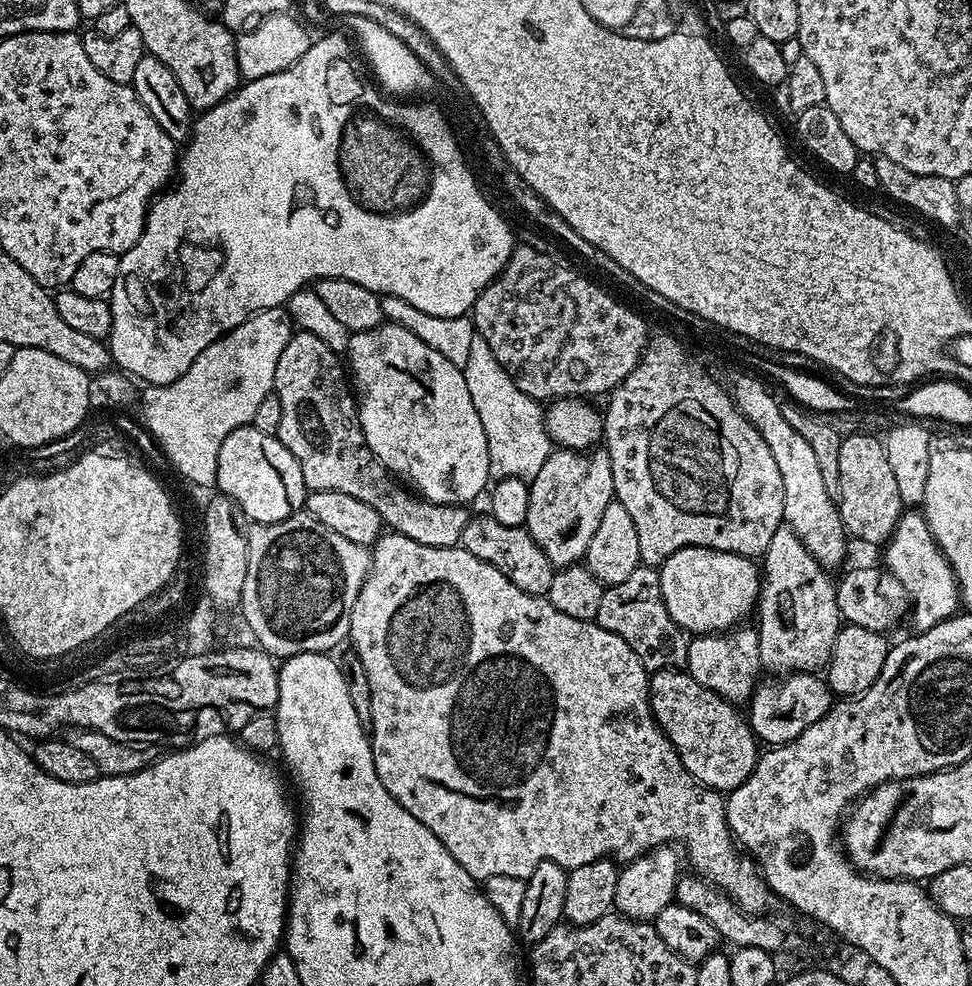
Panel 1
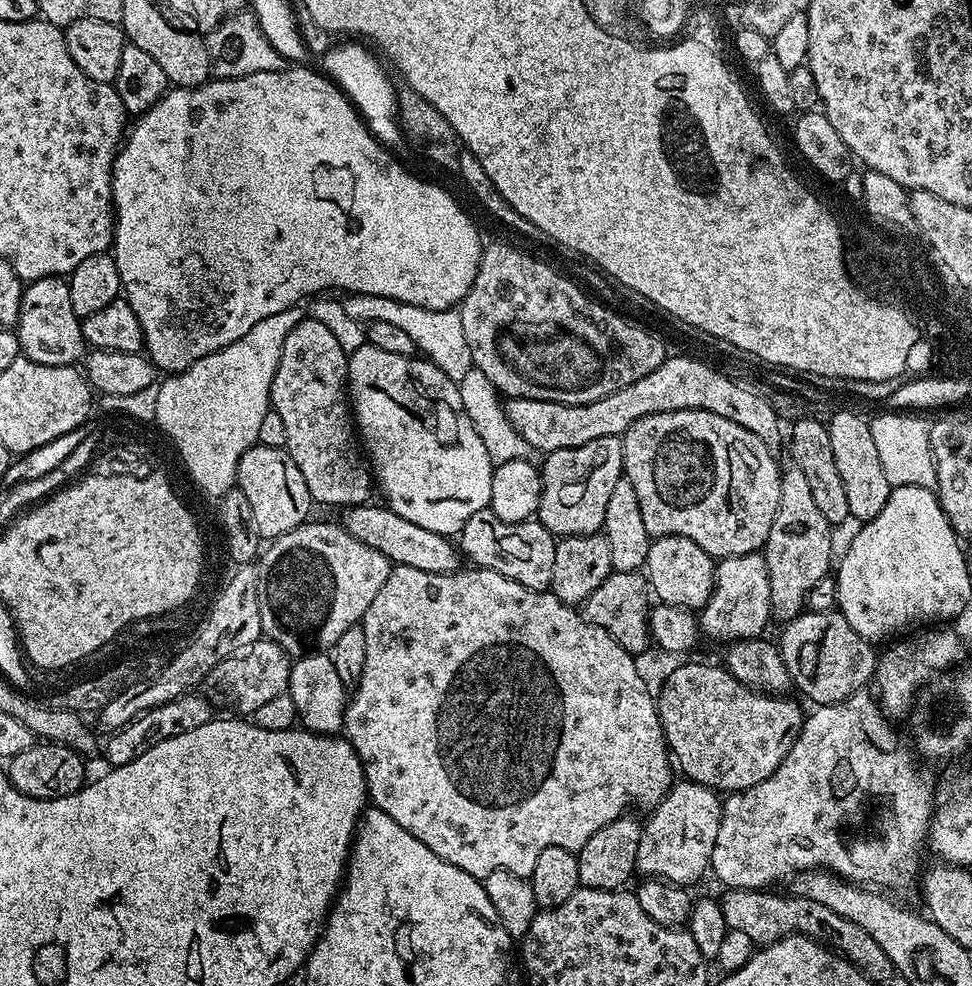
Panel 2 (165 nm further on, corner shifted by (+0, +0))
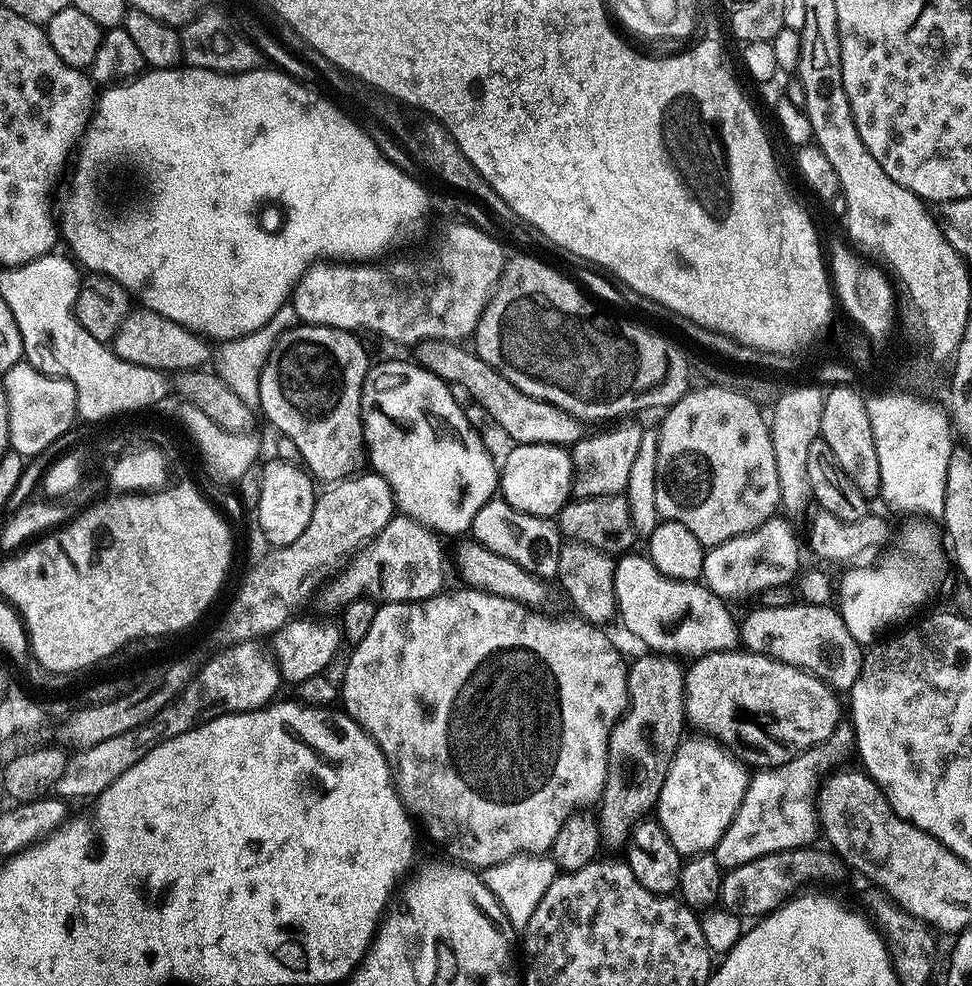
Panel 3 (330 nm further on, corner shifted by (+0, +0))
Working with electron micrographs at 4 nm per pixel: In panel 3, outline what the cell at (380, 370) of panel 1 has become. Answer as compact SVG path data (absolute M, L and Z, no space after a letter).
M388 360L369 367L360 399L366 456L369 461L372 459L371 471L388 483L395 507L403 515L437 534L467 533L474 522L474 514L498 492L497 461L496 464L492 461L483 438L472 429L455 395L457 393L442 378L430 374L419 364Z

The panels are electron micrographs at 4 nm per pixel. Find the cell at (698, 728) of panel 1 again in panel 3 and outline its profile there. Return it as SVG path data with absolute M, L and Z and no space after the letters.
M733 650L730 652L715 652L709 656L701 656L691 661L684 673L684 714L689 725L697 728L697 733L711 738L719 745L723 745L741 764L752 770L767 770L780 768L786 762L790 762L795 756L800 755L808 748L815 748L816 745L824 743L833 732L836 731L840 721L840 704L836 701L837 693L828 685L821 682L817 676L802 671L792 664L783 664L780 660L774 660L771 656L761 656L758 652L747 650Z

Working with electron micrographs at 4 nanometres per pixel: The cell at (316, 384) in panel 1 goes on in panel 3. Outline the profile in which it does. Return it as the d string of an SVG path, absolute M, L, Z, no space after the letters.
M301 323L280 335L278 351L272 351L268 365L262 370L258 408L264 411L265 418L277 428L275 431L279 435L291 438L294 446L298 446L303 467L317 481L339 482L349 479L359 469L356 467L360 459L363 461L366 456L360 399L370 359L358 337L342 328Z

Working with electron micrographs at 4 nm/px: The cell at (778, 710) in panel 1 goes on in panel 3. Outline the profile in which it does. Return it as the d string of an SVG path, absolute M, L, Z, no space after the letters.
M625 554L615 561L616 607L619 619L624 619L625 626L648 647L645 649L673 658L699 658L715 652L733 651L741 643L738 620L728 613L729 605L713 594L707 586L700 582L672 580L669 576L663 576L647 555L632 555Z

